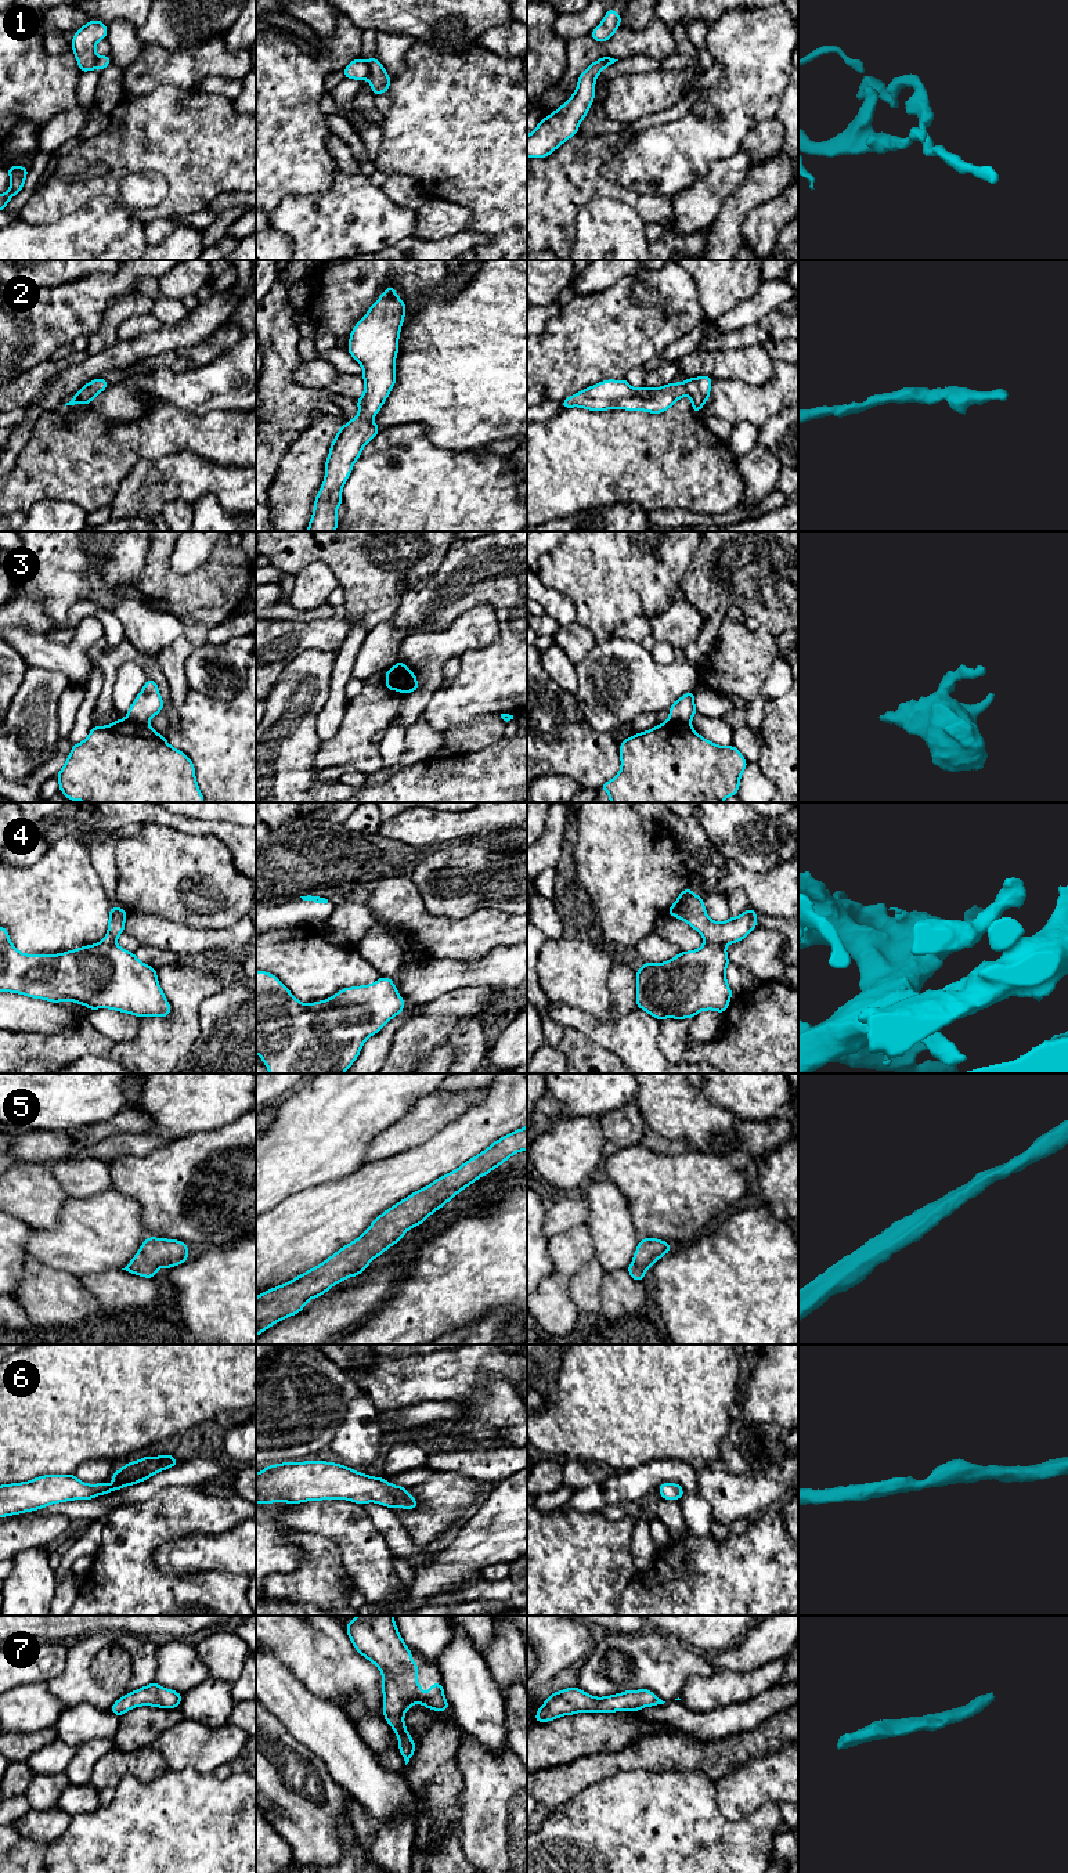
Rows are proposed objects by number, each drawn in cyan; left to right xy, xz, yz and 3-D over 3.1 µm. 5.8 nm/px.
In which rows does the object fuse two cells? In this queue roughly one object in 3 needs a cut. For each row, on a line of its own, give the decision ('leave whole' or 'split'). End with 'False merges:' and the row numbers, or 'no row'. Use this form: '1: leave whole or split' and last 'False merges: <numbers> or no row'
1: split
2: leave whole
3: split
4: leave whole
5: leave whole
6: leave whole
7: leave whole
False merges: 1, 3

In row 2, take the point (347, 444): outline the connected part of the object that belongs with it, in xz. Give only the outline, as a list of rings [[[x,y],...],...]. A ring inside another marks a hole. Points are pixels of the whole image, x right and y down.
[[[387,286],[351,329],[347,350],[364,368],[364,394],[357,398],[358,416],[336,433],[325,462],[325,479],[314,499],[314,512],[307,531],[336,531],[336,509],[342,505],[342,488],[362,447],[371,441],[379,427],[371,419],[380,411],[396,383],[394,364],[398,353],[398,336],[407,307]]]

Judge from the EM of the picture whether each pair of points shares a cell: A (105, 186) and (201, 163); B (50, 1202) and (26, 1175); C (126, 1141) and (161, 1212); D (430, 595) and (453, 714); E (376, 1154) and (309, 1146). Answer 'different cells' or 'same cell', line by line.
A: same cell
B: same cell
C: different cells
D: same cell
E: different cells

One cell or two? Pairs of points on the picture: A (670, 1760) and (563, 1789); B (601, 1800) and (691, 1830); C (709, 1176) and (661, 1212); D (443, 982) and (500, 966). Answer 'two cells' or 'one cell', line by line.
A: one cell
B: one cell
C: one cell
D: one cell

